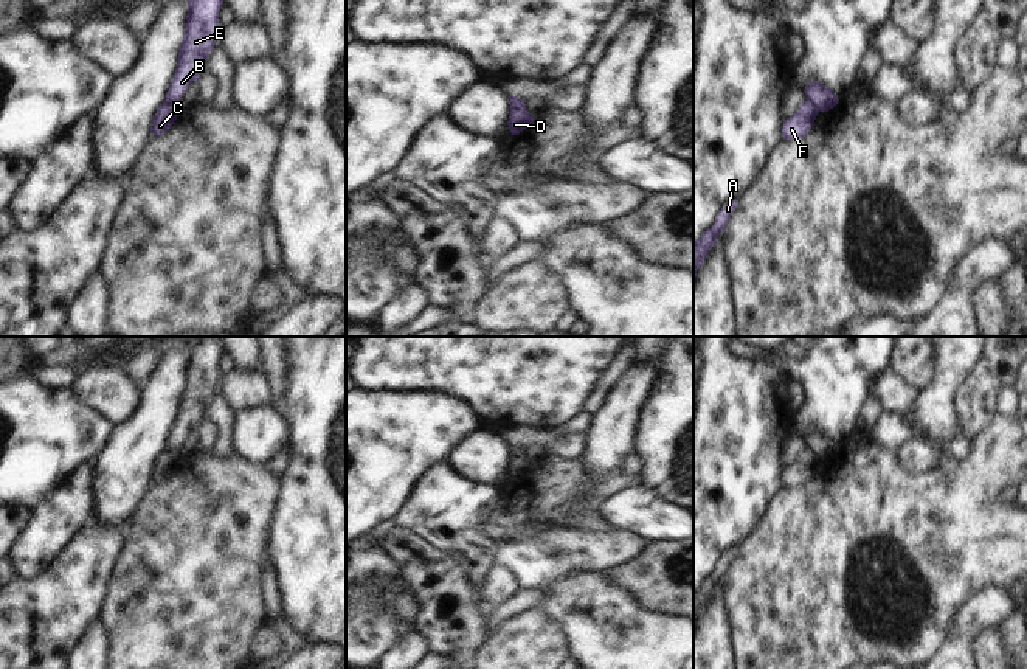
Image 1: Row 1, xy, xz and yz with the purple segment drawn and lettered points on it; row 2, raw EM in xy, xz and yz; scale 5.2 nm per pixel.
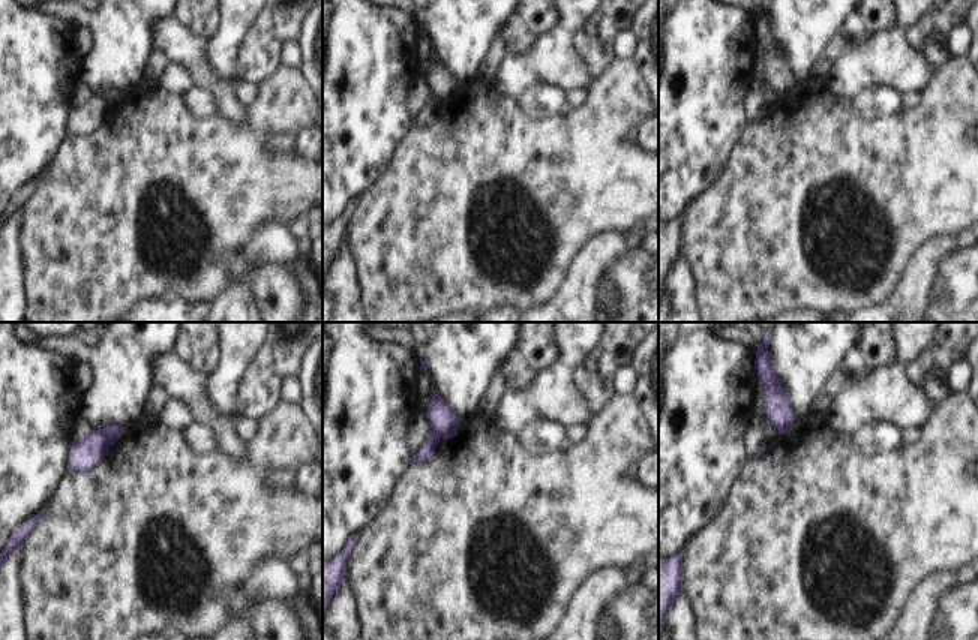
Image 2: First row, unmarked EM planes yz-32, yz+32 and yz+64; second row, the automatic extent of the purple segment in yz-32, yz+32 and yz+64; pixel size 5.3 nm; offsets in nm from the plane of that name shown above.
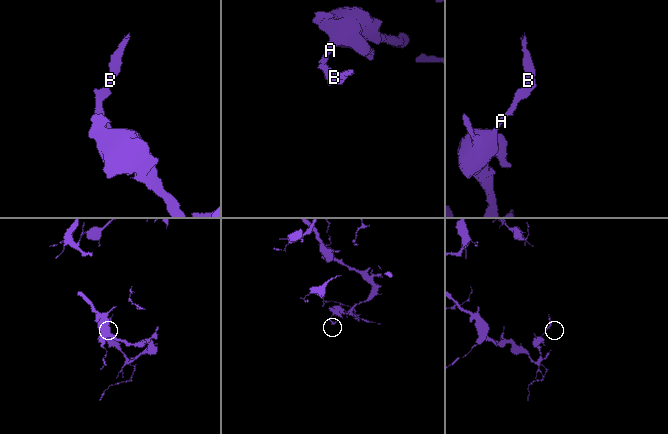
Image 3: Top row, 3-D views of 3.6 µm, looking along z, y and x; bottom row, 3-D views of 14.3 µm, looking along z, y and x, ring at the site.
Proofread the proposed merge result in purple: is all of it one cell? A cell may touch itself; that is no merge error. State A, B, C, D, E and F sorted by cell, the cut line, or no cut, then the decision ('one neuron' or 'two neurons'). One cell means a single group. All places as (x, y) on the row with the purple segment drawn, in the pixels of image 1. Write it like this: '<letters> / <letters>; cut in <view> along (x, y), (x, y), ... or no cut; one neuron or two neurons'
A C F / B D E; cut in yz along (807, 98), (818, 112); two neurons

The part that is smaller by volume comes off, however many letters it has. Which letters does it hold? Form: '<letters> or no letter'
B, D, E

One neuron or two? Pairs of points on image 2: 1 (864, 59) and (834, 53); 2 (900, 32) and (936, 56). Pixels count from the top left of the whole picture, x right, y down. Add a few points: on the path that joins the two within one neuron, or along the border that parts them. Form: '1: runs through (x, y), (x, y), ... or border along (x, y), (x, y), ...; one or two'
1: border along (852, 47), (830, 68); two
2: border along (920, 15), (908, 29), (908, 41), (929, 63); two

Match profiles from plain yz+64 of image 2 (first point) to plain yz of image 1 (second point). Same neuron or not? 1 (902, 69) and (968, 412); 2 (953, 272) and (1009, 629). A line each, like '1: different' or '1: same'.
1: different
2: same

